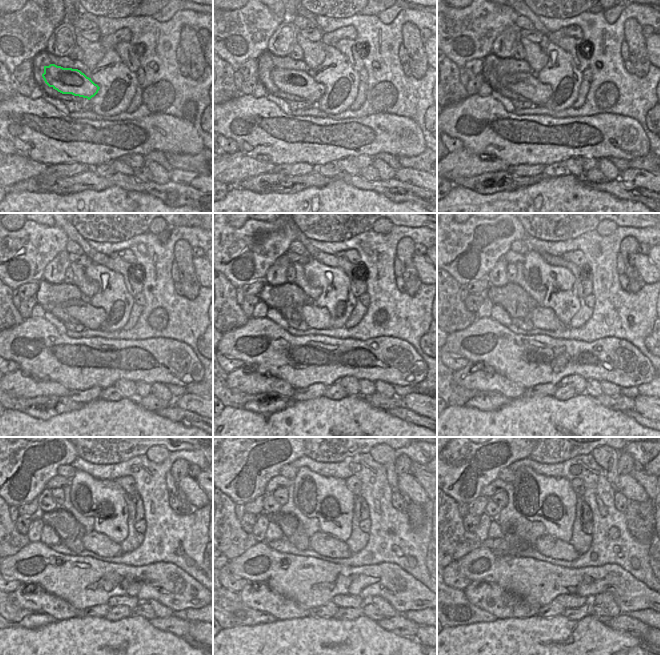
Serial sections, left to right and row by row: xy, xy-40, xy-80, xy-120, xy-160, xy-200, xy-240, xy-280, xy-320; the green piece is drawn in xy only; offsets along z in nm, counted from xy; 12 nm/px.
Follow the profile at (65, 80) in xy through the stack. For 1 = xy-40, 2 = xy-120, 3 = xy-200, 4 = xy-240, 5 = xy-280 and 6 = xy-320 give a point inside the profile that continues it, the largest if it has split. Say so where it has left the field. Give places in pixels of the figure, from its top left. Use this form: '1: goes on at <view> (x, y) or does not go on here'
1: goes on at xy-40 (296, 82)
2: goes on at xy-120 (90, 317)
3: goes on at xy-200 (543, 318)
4: goes on at xy-240 (98, 543)
5: goes on at xy-280 (324, 544)
6: goes on at xy-320 (546, 544)

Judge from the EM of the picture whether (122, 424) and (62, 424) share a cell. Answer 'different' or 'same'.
same

